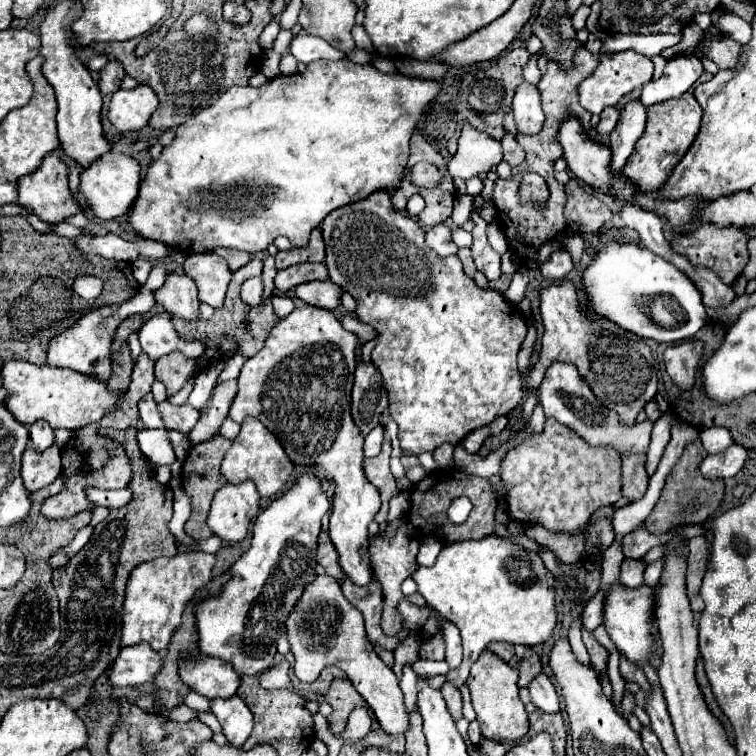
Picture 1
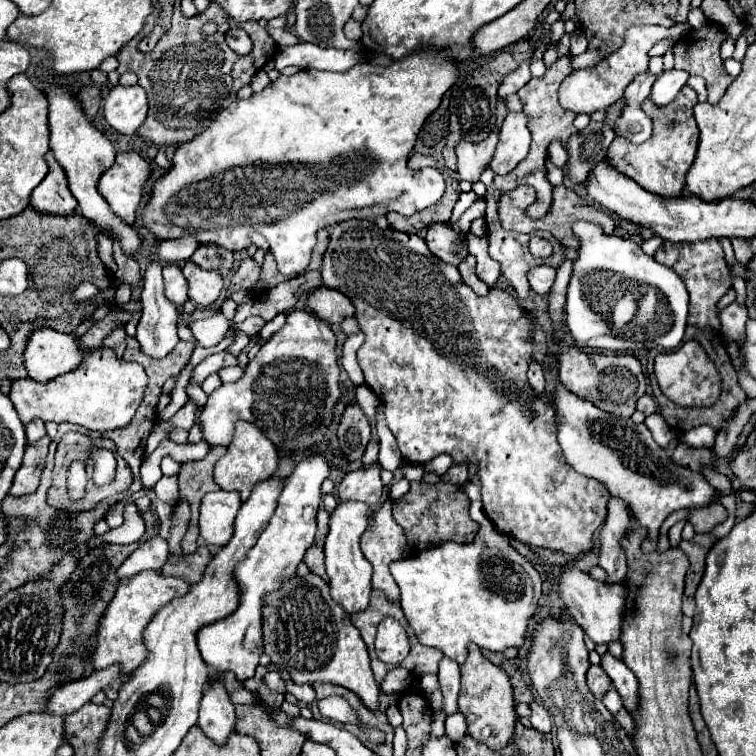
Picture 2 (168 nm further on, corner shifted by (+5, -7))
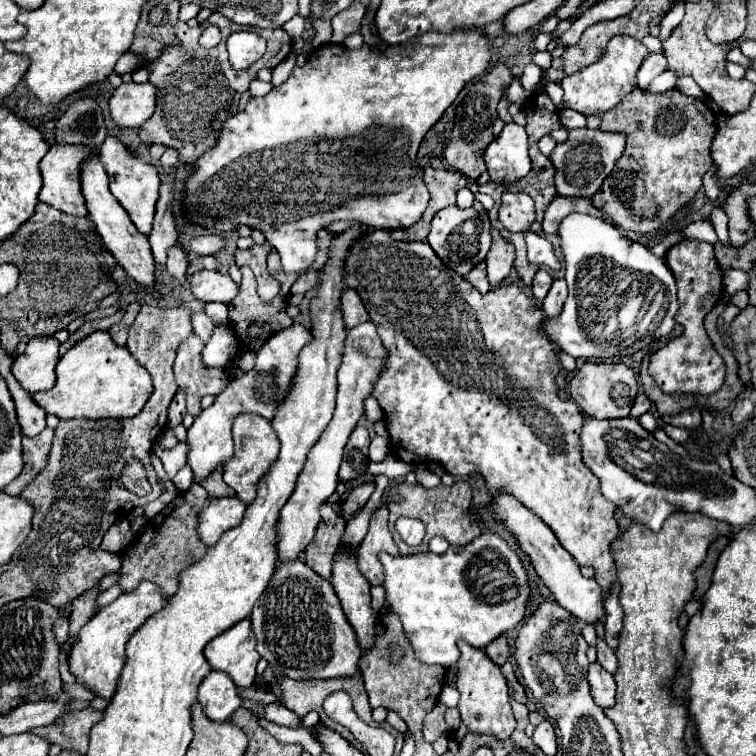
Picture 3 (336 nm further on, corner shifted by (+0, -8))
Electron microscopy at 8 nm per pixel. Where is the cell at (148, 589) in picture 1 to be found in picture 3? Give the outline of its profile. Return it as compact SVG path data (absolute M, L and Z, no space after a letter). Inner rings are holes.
M145 580L133 592L125 592L113 604L101 608L79 632L79 642L75 642L75 646L69 654L71 674L75 674L77 680L81 680L89 688L93 688L95 696L111 700L111 696L117 690L121 670L127 662L127 654L125 654L127 640L149 616L159 612L167 604L167 600L169 598L159 590L159 586L155 582Z

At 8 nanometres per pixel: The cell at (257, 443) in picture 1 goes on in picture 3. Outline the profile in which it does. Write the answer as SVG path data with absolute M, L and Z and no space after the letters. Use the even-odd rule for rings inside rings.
M239 414L233 422L233 440L235 440L235 454L231 460L223 464L223 480L231 486L237 498L245 504L251 504L257 494L257 482L267 474L271 464L275 464L279 454L279 440L271 422L263 420L259 414Z

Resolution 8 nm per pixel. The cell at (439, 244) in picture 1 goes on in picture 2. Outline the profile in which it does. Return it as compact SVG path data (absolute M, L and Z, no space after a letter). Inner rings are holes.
M434 223L426 229L426 237L424 237L428 249L442 261L450 263L450 265L458 265L466 255L468 255L468 249L466 249L466 243L464 243L464 237L460 233L456 233L452 229L450 223ZM460 243L462 243L462 255L458 253L460 249Z

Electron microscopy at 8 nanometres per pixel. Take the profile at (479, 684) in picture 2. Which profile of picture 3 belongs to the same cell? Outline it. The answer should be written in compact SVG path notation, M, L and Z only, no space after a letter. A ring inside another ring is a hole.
M459 642L459 650L461 660L457 662L457 690L461 692L461 698L457 708L463 724L469 732L491 734L497 740L507 740L515 730L515 718L509 702L509 688L499 666L491 662L485 650L469 646L467 642Z

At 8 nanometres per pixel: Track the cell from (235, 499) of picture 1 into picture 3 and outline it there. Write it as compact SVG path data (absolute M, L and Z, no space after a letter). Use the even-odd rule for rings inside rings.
M235 496L215 498L209 506L199 514L199 534L207 546L219 542L219 538L235 528L243 520L245 504Z

